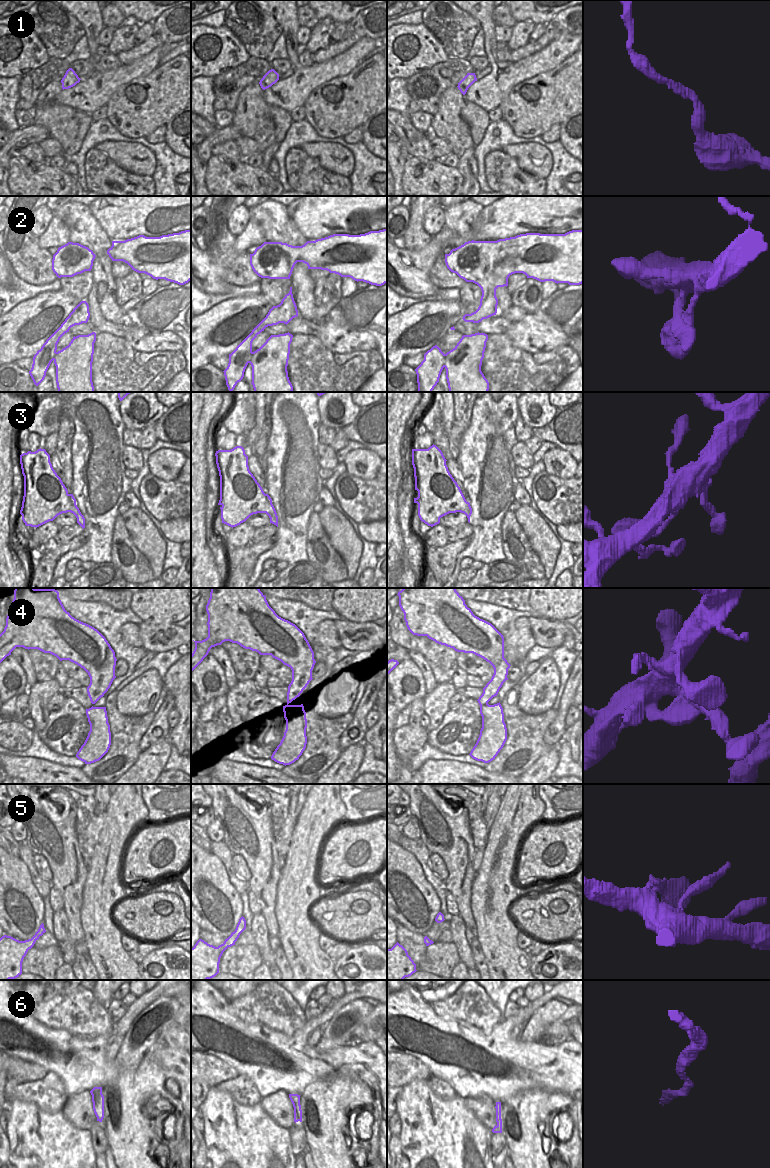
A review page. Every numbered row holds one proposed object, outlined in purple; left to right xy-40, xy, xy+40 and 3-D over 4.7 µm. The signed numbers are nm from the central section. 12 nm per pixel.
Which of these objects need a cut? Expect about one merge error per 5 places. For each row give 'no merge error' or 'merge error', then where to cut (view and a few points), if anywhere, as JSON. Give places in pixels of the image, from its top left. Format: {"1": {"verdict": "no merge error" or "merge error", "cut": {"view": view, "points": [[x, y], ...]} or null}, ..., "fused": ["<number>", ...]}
{"1": {"verdict": "no merge error", "cut": null}, "2": {"verdict": "no merge error", "cut": null}, "3": {"verdict": "no merge error", "cut": null}, "4": {"verdict": "no merge error", "cut": null}, "5": {"verdict": "merge error", "cut": {"view": "xy-40", "points": [[32, 938], [30, 947]]}}, "6": {"verdict": "no merge error", "cut": null}, "fused": ["5"]}

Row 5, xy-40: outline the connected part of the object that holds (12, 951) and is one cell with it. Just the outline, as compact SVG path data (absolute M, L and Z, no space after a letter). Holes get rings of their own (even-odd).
M11 936L0 938L0 980L10 980L22 974L22 962L33 939L19 941Z

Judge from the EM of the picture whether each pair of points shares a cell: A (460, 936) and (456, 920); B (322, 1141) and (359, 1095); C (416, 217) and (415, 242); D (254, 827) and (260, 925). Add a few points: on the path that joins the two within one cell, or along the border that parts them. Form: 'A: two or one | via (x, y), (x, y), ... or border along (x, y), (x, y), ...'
A: one | via (458, 932), (457, 924)
B: one | via (328, 1129), (328, 1122), (347, 1103)
C: one | via (416, 223), (415, 236)
D: two | border along (260, 913), (263, 916), (269, 935)

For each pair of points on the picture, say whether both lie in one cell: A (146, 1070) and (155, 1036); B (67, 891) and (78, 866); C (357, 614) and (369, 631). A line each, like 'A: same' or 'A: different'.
A: same
B: same
C: different

